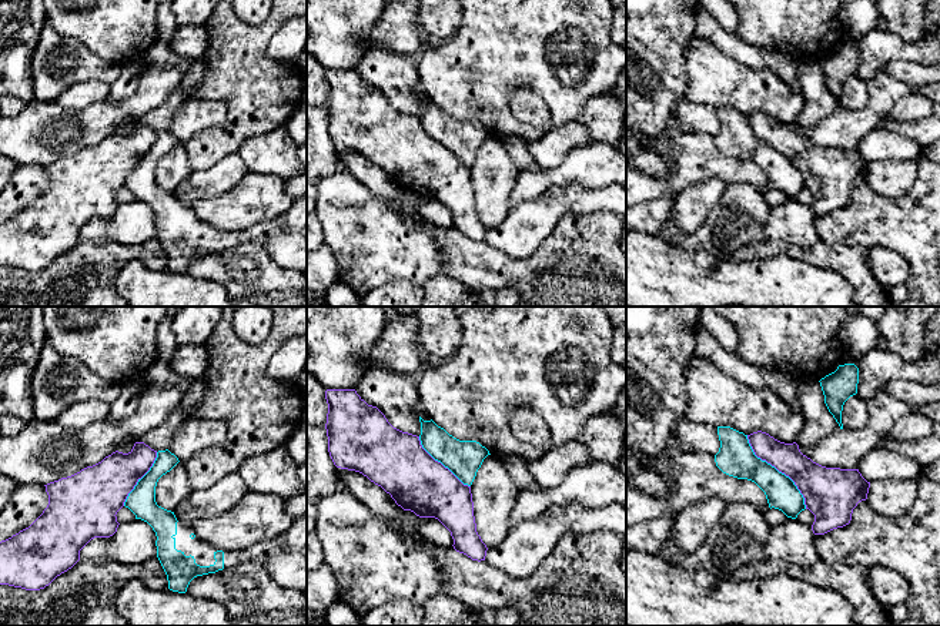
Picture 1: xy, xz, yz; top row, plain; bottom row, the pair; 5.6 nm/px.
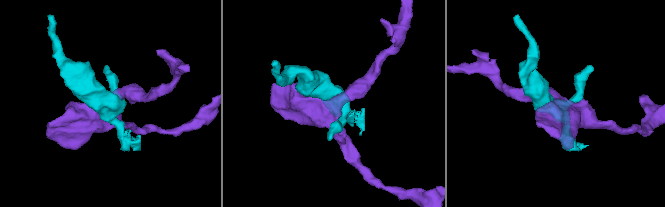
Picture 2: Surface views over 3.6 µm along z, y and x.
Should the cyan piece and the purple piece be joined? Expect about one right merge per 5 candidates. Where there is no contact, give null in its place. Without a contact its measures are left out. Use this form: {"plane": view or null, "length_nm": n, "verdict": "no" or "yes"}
{"plane": "yz", "length_nm": 550, "verdict": "no"}

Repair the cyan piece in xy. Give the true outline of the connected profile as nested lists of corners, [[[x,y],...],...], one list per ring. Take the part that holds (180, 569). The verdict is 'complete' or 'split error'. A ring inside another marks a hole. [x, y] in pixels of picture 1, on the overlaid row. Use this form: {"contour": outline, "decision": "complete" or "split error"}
{"contour": [[[168,449],[158,451],[150,471],[124,502],[136,519],[147,522],[155,532],[157,558],[167,575],[168,589],[185,593],[197,576],[257,560],[280,586],[307,593],[307,515],[294,519],[291,528],[275,539],[245,550],[217,550],[197,538],[191,525],[178,522],[174,512],[155,502],[158,479],[178,462]]], "decision": "split error"}

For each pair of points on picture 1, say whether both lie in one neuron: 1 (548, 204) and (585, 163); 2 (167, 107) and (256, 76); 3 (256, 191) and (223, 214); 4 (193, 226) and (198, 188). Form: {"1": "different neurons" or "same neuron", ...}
{"1": "different neurons", "2": "different neurons", "3": "same neuron", "4": "different neurons"}

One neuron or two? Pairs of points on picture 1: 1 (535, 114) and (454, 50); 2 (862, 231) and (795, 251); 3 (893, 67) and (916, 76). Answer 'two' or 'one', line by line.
1: two
2: two
3: one

